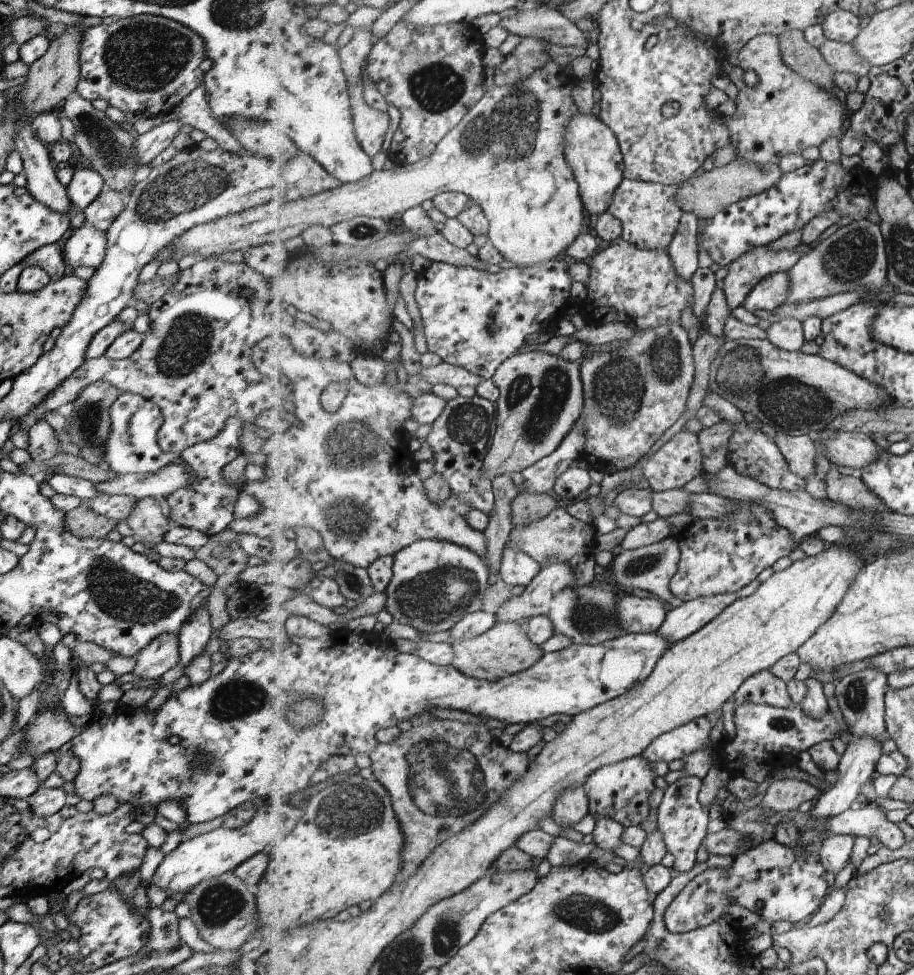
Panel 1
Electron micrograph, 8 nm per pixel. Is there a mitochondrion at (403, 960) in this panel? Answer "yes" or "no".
yes

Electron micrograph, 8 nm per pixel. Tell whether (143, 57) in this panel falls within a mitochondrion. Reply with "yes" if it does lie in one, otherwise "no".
yes

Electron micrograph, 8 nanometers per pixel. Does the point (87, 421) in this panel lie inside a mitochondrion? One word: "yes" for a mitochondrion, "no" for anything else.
yes

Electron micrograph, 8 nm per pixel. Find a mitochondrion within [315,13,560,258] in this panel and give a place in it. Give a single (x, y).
(506, 134)

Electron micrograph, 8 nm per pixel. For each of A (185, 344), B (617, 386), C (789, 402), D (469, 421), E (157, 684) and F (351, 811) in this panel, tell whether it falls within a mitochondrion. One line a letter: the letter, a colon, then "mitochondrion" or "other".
A: mitochondrion
B: mitochondrion
C: mitochondrion
D: mitochondrion
E: other
F: mitochondrion

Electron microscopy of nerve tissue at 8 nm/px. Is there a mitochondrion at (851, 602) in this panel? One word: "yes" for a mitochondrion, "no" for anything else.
no

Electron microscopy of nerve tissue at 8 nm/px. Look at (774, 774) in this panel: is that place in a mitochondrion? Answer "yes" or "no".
no

